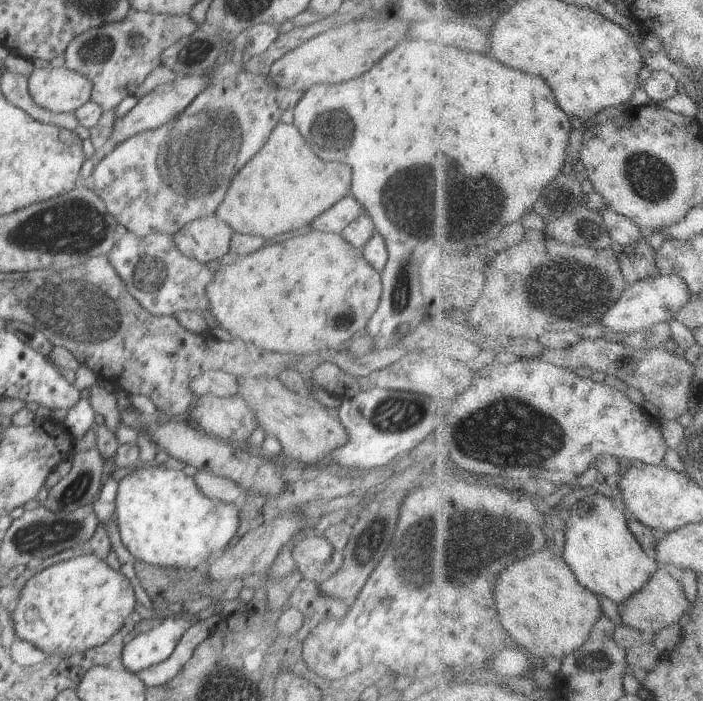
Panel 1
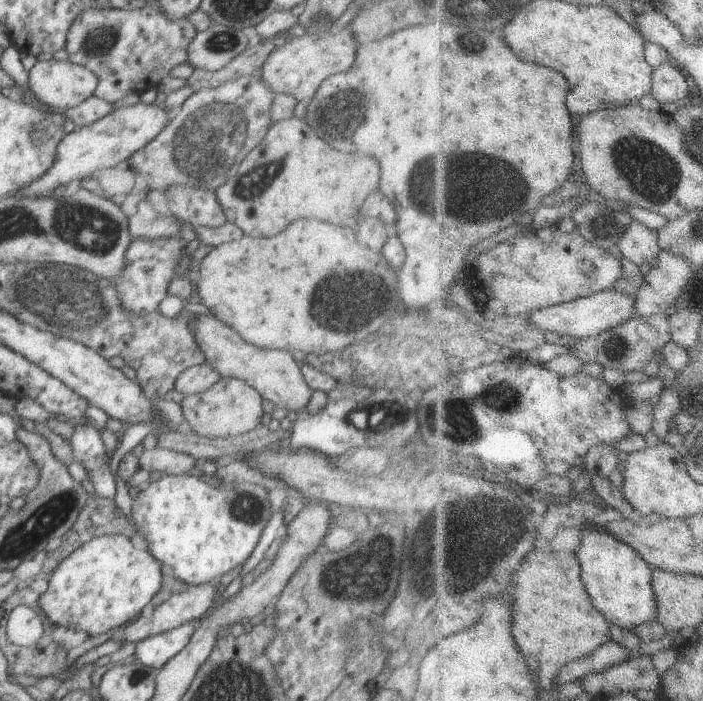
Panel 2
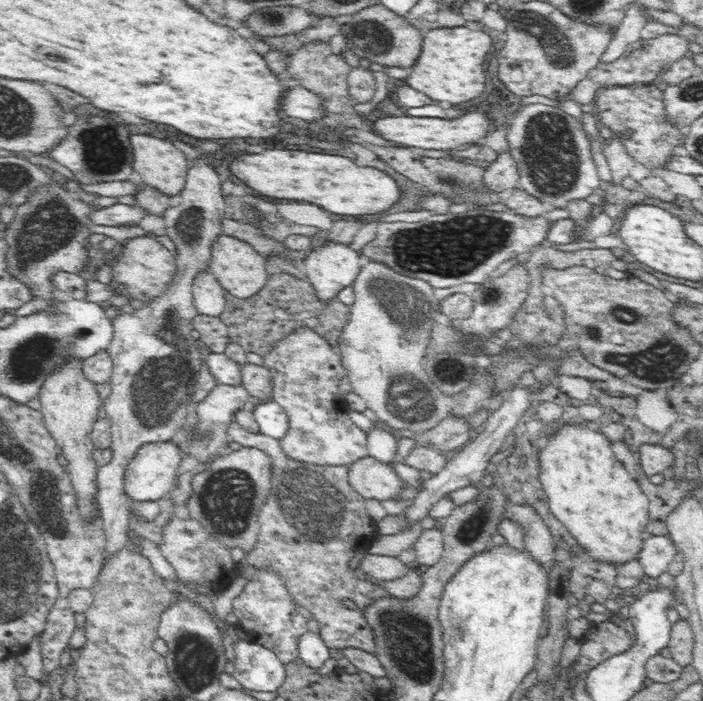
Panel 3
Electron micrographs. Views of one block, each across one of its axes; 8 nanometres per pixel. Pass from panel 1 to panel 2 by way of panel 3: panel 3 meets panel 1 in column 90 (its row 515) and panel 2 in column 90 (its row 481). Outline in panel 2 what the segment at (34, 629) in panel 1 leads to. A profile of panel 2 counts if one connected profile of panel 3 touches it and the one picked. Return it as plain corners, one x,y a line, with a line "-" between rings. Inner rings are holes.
110,530
106,535
94,537
82,544
72,554
62,560
50,578
47,578
48,589
41,594
38,606
56,627
87,632
91,636
100,636
126,622
134,621
141,616
144,606
158,594
162,586
163,566
146,548
136,548
130,541
129,533
124,535

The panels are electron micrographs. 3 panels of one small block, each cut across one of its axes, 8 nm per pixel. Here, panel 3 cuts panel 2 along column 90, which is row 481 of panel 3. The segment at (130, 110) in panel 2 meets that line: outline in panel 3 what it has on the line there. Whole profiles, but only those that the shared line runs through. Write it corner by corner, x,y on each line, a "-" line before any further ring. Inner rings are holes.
171,441
144,444
125,468
124,488
131,501
152,506
153,502
175,492
180,448

